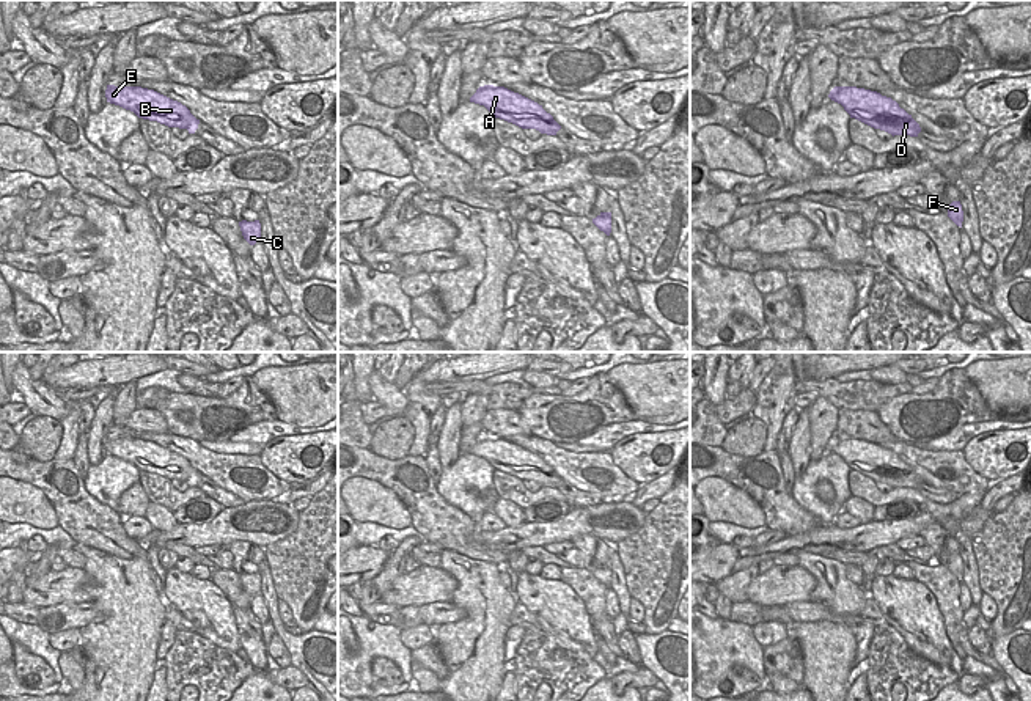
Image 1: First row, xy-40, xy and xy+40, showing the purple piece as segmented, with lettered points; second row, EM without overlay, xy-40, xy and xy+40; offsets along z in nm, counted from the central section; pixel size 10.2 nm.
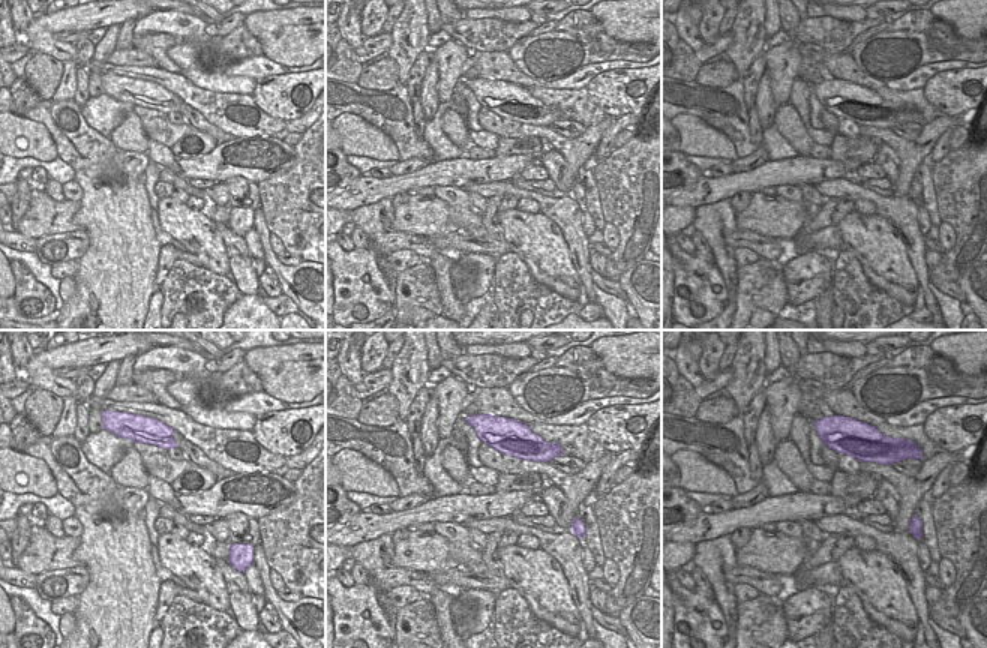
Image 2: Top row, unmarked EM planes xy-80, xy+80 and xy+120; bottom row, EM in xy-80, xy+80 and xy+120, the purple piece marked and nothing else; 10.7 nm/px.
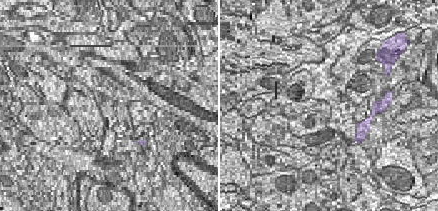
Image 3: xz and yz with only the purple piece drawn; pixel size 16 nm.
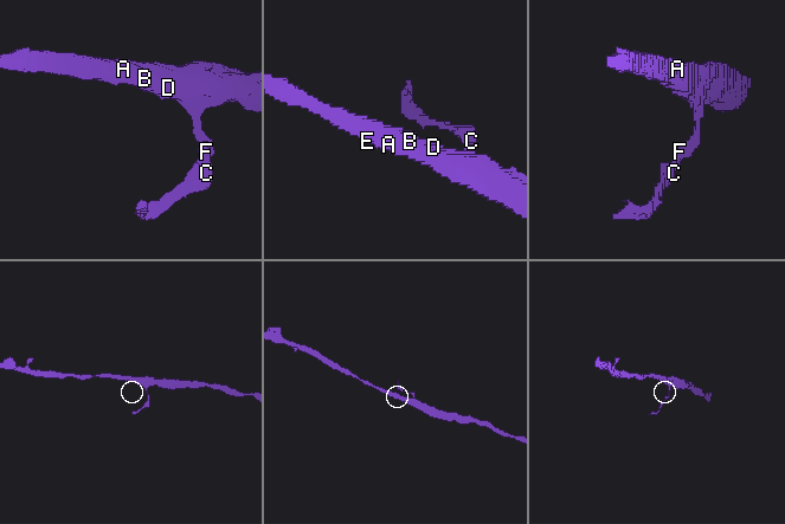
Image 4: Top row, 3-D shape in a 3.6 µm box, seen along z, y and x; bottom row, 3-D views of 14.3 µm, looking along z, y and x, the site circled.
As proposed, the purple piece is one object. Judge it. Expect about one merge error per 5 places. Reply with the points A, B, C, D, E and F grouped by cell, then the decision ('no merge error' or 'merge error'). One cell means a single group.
groups A B D E F / C; merge error

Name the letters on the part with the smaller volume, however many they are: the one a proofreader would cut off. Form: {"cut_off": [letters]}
{"cut_off": ["C"]}

